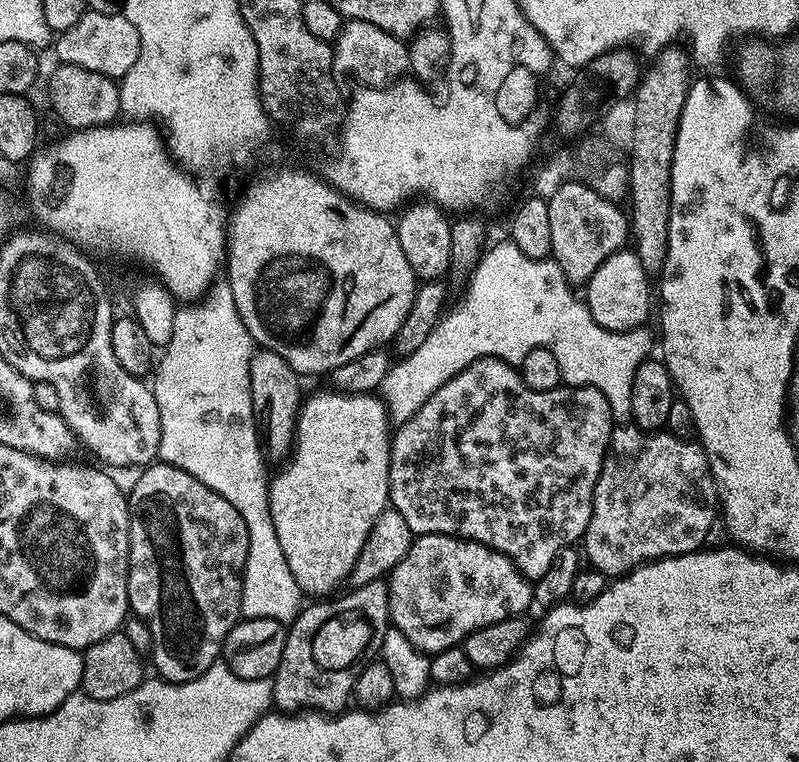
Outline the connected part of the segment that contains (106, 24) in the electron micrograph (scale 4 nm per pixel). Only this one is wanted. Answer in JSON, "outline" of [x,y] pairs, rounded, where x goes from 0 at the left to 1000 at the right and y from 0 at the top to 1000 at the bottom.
{"outline":[[[108,13],[88,39],[74,43],[70,52],[70,79],[88,87],[103,87],[103,92],[118,92],[118,97],[128,97],[141,102],[153,102],[173,81],[175,51],[173,39],[168,39],[168,29],[158,24],[154,14],[143,18],[123,18]]]}

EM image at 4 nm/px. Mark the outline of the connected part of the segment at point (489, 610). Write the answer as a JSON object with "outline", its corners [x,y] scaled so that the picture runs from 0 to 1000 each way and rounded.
{"outline":[[[521,703],[508,732],[491,747],[483,765],[489,823],[502,827],[518,848],[534,858],[579,846],[581,839],[593,827],[655,810],[655,803],[668,793],[667,762],[651,751],[638,731],[596,709],[577,709],[574,703]]]}

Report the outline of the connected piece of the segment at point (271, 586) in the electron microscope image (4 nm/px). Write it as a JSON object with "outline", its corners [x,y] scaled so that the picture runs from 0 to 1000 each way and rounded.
{"outline":[[[284,366],[265,367],[248,396],[237,399],[240,399],[237,404],[222,403],[217,441],[204,458],[205,469],[202,472],[199,469],[195,500],[189,500],[188,504],[191,517],[195,518],[200,545],[199,602],[204,608],[233,617],[233,622],[248,627],[248,633],[268,643],[268,648],[278,648],[278,654],[283,654],[283,659],[288,659],[288,664],[293,664],[293,669],[303,675],[303,685],[308,685],[313,706],[313,722],[308,727],[305,744],[302,810],[307,814],[338,811],[364,816],[378,797],[378,778],[368,753],[363,753],[358,727],[353,727],[353,715],[349,714],[348,701],[343,696],[343,680],[338,680],[338,625],[337,621],[330,621],[333,598],[328,592],[325,570],[320,566],[313,517],[313,470],[318,461],[318,448],[313,433],[308,433],[308,423],[303,423],[293,402],[293,381],[288,381]]]}

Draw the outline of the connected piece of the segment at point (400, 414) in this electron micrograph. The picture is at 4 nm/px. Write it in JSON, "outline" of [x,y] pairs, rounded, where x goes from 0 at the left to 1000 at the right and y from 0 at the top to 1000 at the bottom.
{"outline":[[[640,318],[621,320],[615,325],[616,322],[602,335],[596,350],[589,353],[587,362],[591,364],[586,367],[581,390],[557,408],[548,428],[538,433],[533,449],[528,449],[528,454],[523,454],[518,465],[497,471],[483,491],[478,505],[478,524],[486,533],[489,555],[496,559],[508,555],[518,543],[523,543],[523,538],[528,538],[528,533],[533,533],[543,512],[558,507],[563,496],[583,486],[593,474],[616,467],[650,480],[653,470],[658,470],[658,465],[663,465],[663,459],[670,457],[688,459],[688,465],[698,470],[707,505],[718,509],[738,507],[743,512],[753,512],[753,517],[758,517],[758,528],[763,528],[767,552],[790,552],[788,517],[793,512],[793,486],[798,486],[805,472],[812,471],[815,462],[811,461],[819,457],[817,437],[815,441],[806,428],[781,437],[761,436],[740,416],[732,395],[725,387],[721,390],[721,383],[716,379],[720,378],[717,369],[711,366],[711,361],[696,348],[695,341],[675,341],[660,336]]]}

